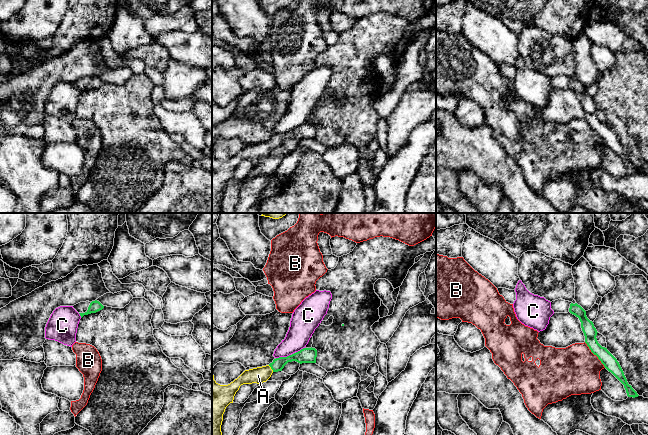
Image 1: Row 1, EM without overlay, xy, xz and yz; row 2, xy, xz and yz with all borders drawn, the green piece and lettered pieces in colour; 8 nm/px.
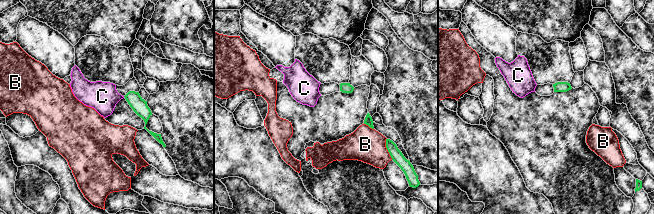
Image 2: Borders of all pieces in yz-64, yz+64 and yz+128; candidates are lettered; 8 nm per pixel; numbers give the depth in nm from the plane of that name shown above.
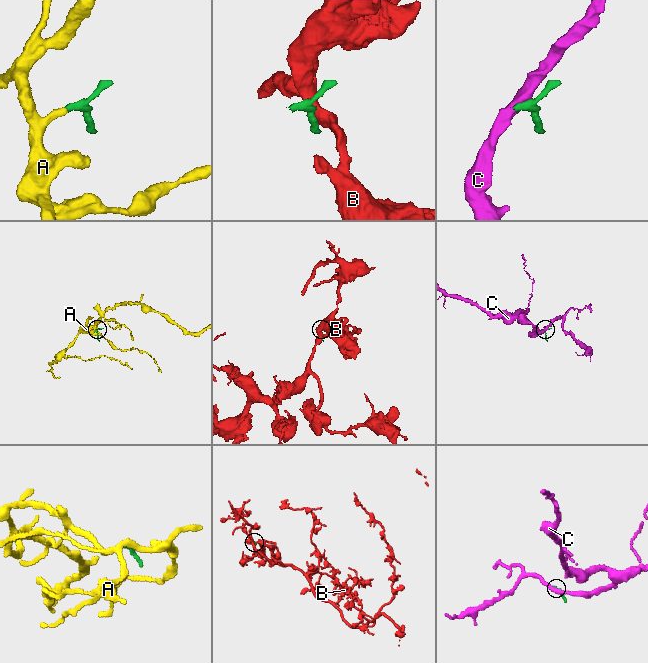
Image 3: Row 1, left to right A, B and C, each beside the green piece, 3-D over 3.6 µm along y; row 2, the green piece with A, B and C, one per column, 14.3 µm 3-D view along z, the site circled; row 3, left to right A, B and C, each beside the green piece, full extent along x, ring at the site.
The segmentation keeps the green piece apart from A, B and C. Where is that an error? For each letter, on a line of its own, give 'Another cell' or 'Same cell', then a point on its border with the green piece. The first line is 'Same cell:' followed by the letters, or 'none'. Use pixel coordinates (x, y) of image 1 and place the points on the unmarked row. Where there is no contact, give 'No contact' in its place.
Same cell: A
A: Same cell. Touches green at xz (271, 144)
B: Another cell. Touches green at yz (595, 130)
C: Another cell. Touches green at xz (283, 133)

